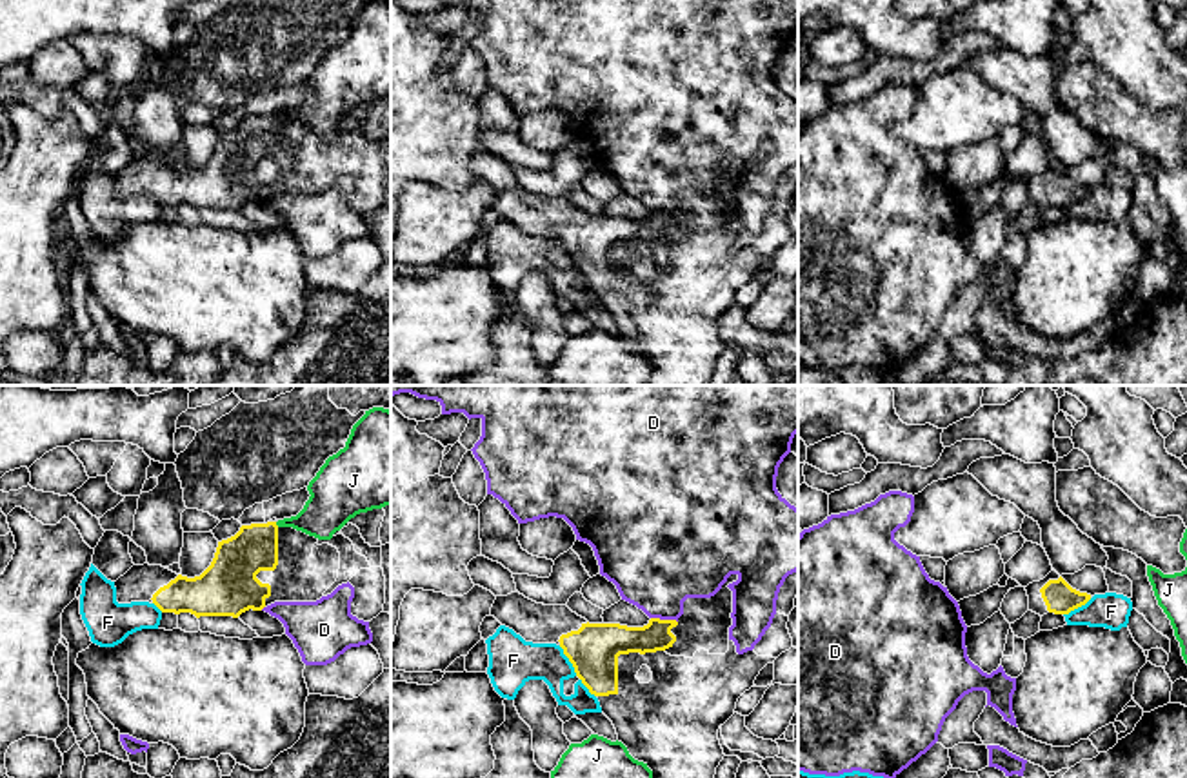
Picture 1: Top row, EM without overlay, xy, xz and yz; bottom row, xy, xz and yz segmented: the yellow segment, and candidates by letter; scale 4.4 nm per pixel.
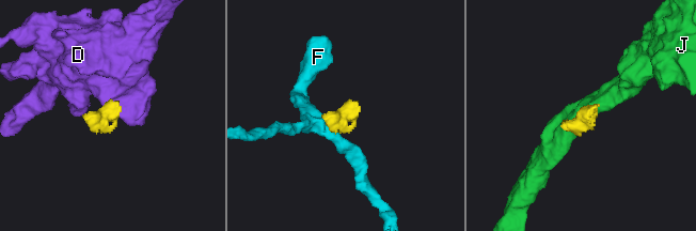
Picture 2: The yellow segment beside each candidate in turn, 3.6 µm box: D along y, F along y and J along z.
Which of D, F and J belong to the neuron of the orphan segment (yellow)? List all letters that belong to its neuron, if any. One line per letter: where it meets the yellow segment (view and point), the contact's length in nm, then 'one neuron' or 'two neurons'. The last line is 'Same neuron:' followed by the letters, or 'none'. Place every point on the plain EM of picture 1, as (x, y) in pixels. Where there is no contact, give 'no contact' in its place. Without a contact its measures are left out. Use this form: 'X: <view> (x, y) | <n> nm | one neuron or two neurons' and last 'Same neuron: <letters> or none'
D: xz (664, 213) | 120 nm | two neurons
F: xz (569, 253) | 160 nm | two neurons
J: xy (275, 117) | 30 nm | two neurons
Same neuron: none

